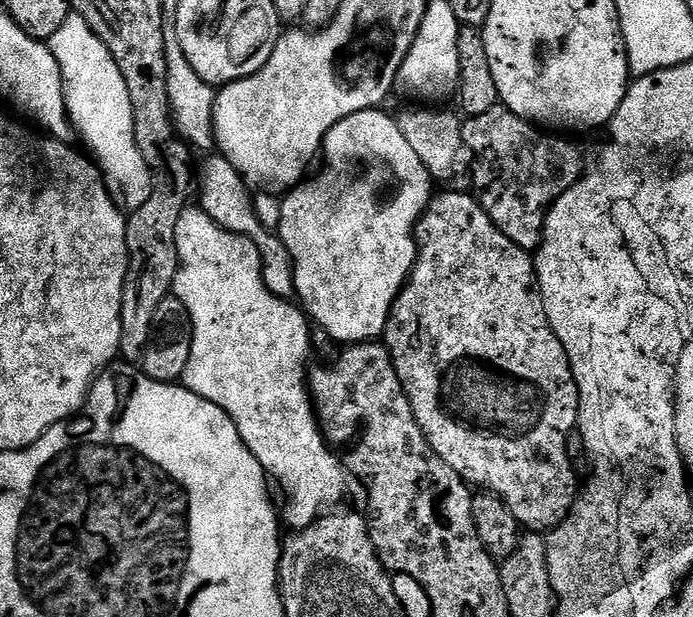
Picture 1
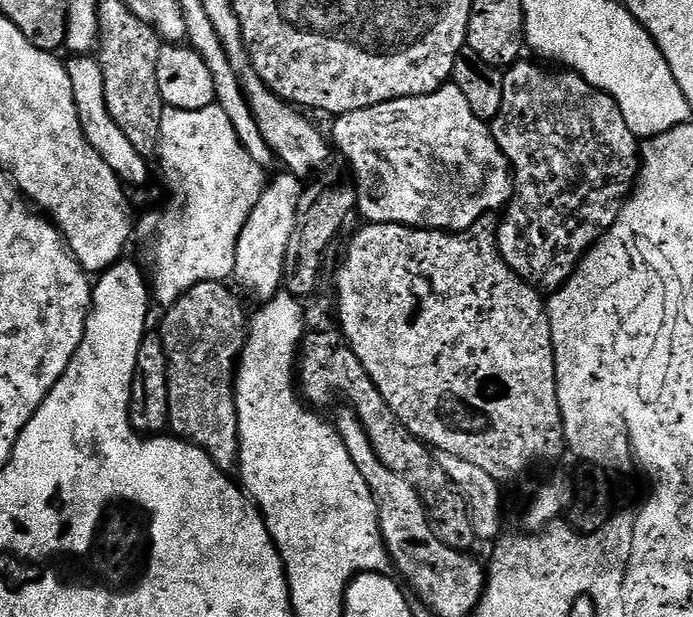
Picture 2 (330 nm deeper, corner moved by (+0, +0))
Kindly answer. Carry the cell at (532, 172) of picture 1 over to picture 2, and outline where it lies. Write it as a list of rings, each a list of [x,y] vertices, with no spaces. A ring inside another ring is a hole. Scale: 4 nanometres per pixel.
[[[528,58],[517,60],[511,68],[504,72],[502,110],[498,110],[495,120],[491,121],[490,124],[490,136],[495,147],[506,157],[513,169],[516,167],[516,197],[513,198],[512,205],[509,206],[504,220],[502,216],[499,221],[496,229],[496,245],[500,247],[502,258],[508,263],[510,270],[514,270],[514,274],[521,276],[527,284],[531,284],[533,288],[544,294],[551,294],[563,286],[575,274],[580,260],[616,225],[618,214],[623,210],[625,202],[628,201],[633,188],[636,186],[641,165],[641,141],[630,130],[630,126],[626,126],[626,118],[622,118],[622,110],[616,99],[610,94],[598,90],[590,82],[583,80],[577,72],[563,71],[547,72],[546,69],[531,64]]]

